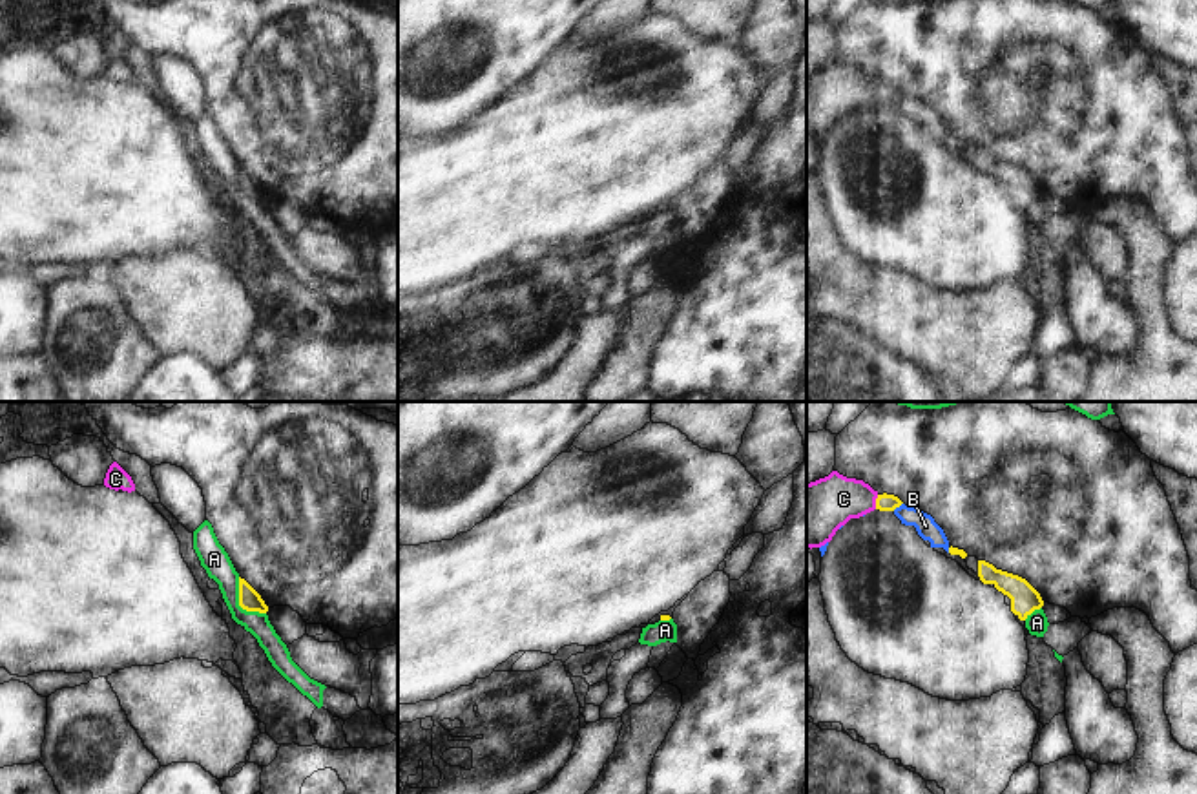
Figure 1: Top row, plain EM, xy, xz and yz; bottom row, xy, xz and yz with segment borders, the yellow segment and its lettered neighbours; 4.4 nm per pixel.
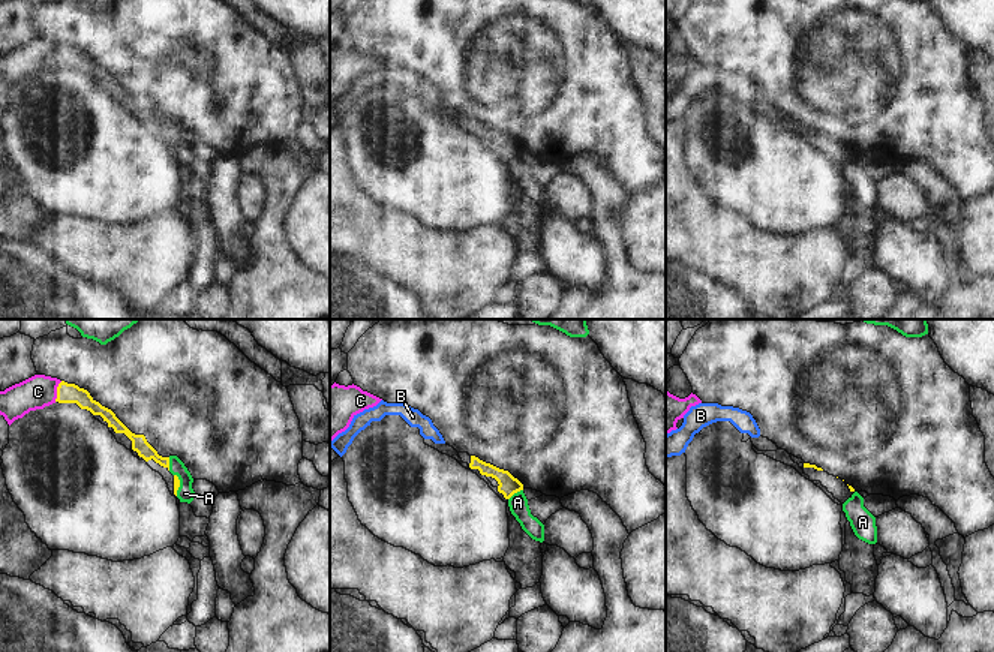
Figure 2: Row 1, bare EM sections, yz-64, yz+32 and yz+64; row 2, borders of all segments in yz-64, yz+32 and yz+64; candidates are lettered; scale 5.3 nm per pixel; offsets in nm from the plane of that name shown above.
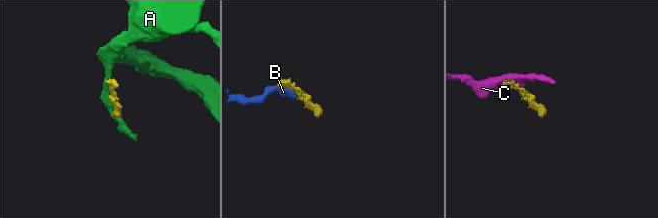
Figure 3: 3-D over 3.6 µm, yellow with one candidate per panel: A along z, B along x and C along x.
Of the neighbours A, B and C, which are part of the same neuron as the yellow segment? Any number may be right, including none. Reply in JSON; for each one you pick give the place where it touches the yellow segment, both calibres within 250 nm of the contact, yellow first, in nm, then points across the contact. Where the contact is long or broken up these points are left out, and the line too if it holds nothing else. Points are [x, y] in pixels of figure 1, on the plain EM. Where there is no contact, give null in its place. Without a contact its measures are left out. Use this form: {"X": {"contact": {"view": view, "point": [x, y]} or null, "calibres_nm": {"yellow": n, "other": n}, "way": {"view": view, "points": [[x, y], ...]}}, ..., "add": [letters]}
{"C": {"contact": {"view": "yz", "point": [876, 94]}, "calibres_nm": {"yellow": 80, "other": 240}, "way": {"view": "yz", "points": [[884, 94], [876, 94], [829, 94], [820, 99]]}}, "add": ["C"]}

